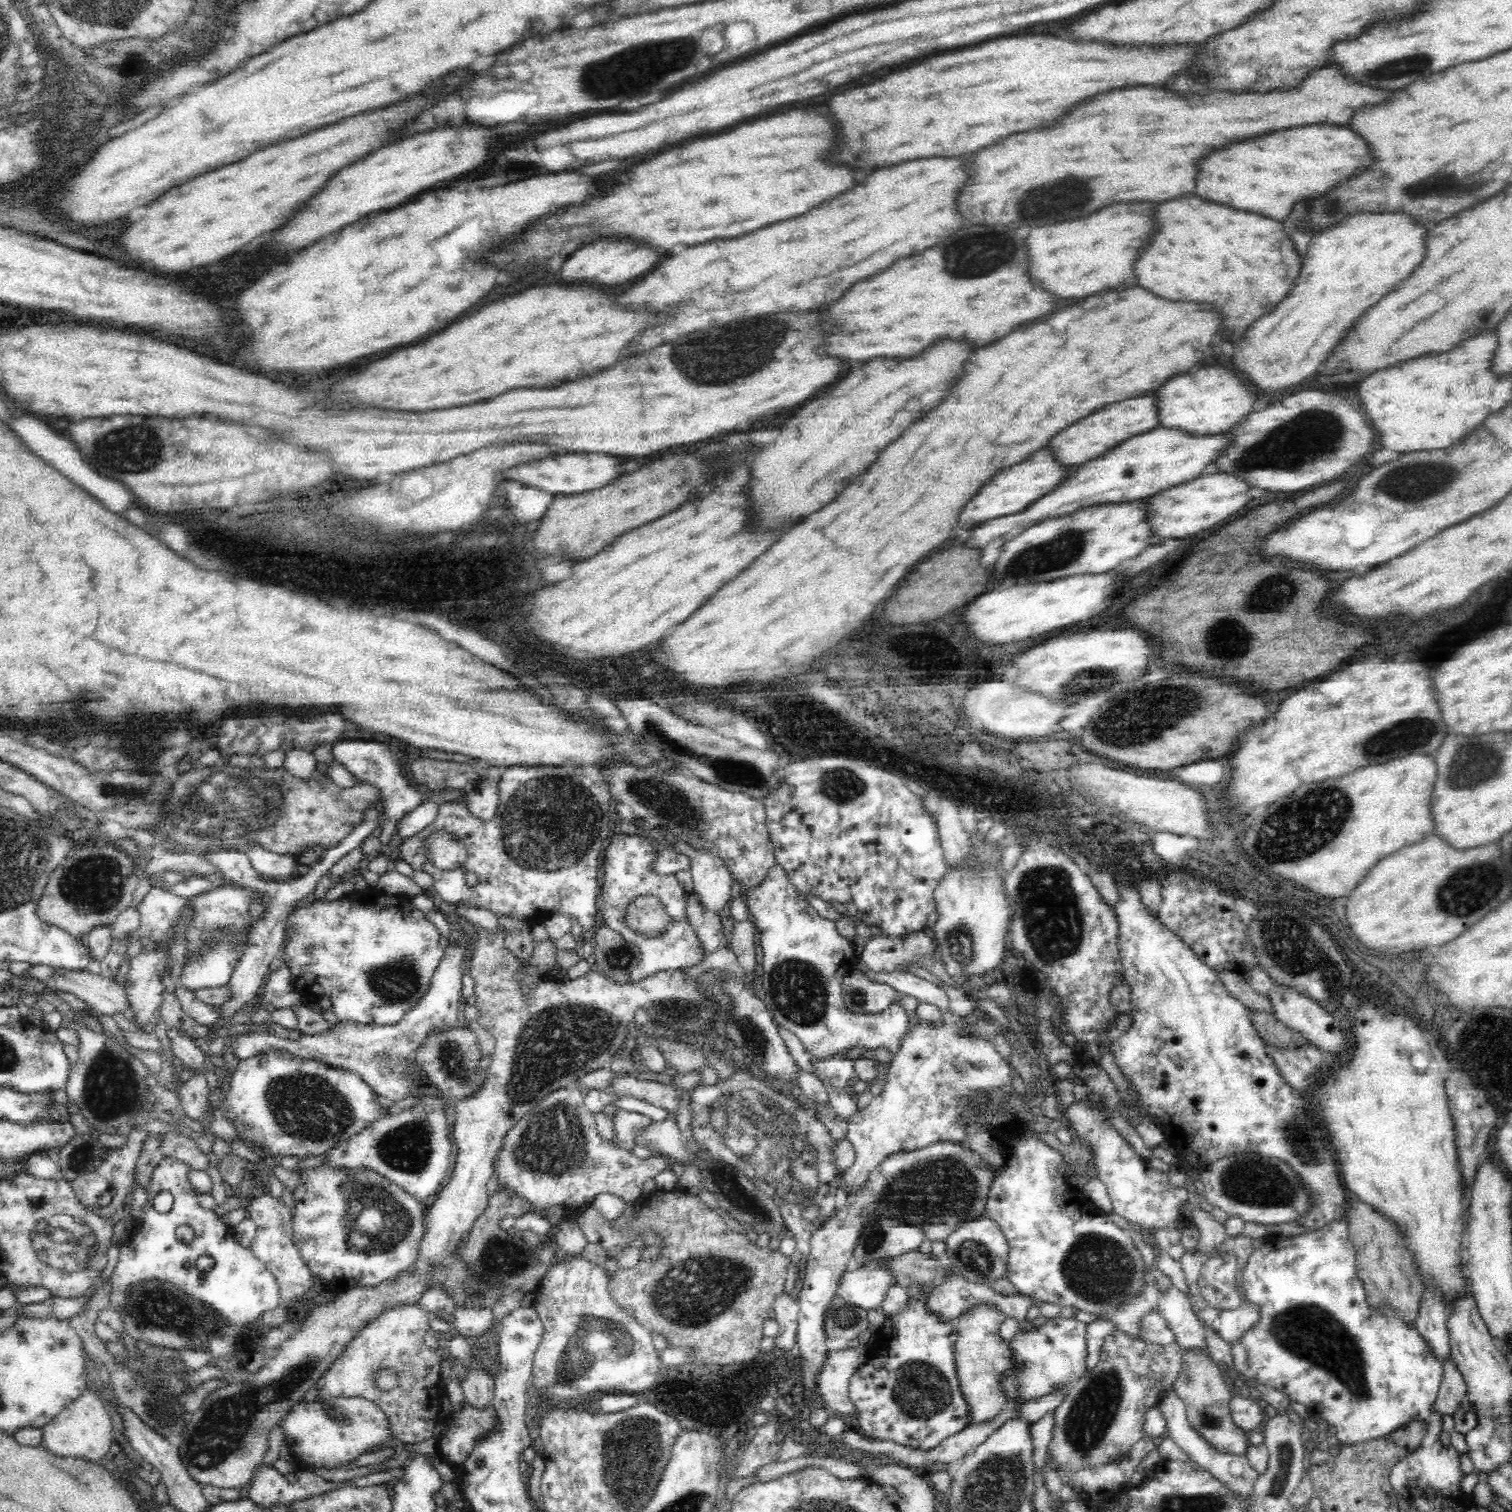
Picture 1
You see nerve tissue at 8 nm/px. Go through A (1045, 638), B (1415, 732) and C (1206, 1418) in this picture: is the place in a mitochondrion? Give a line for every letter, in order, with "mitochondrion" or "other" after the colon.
A: other
B: mitochondrion
C: mitochondrion

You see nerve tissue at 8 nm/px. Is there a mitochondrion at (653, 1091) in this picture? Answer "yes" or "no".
no

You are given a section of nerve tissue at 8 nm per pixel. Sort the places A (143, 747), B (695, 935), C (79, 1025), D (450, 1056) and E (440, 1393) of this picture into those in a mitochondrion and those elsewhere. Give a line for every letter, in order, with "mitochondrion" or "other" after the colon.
A: mitochondrion
B: other
C: other
D: mitochondrion
E: other

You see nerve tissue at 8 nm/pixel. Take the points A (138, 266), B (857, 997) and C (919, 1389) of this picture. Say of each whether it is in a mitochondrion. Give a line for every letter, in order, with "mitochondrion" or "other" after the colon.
A: other
B: mitochondrion
C: mitochondrion

